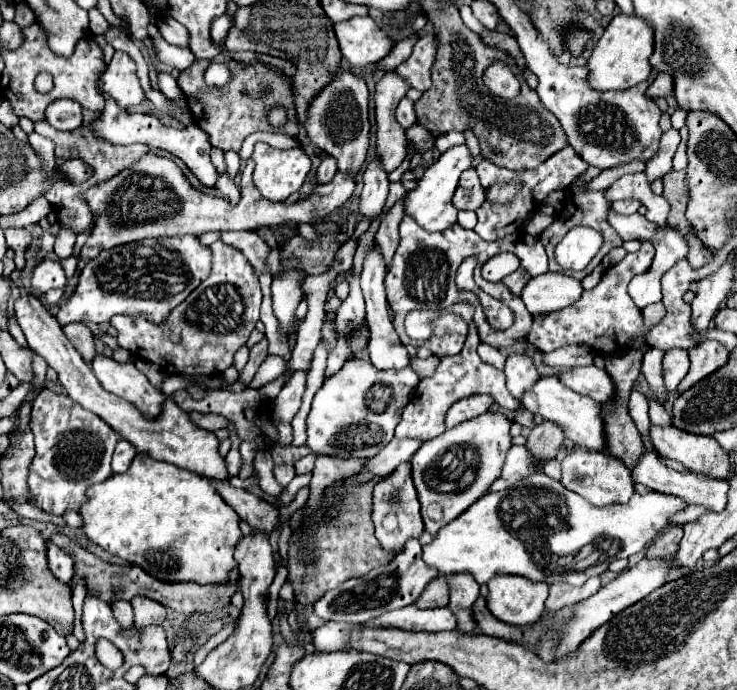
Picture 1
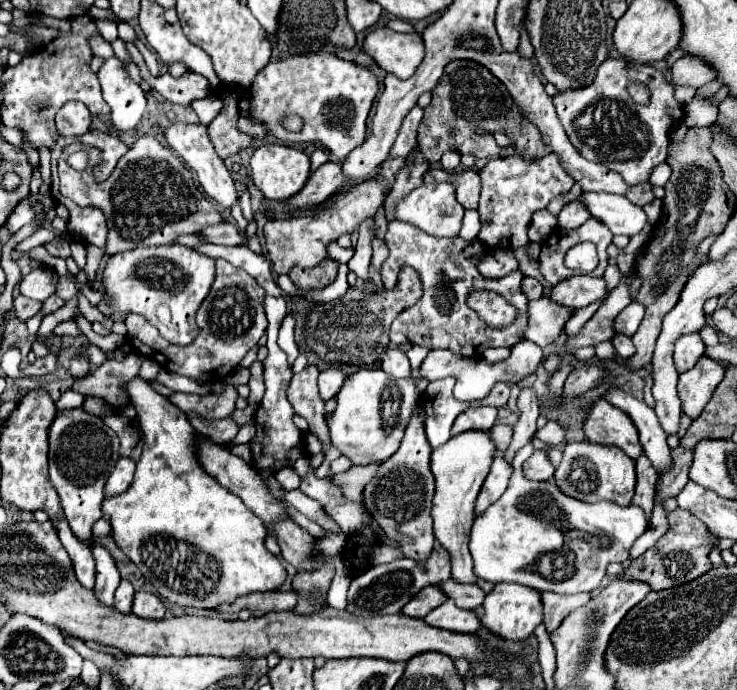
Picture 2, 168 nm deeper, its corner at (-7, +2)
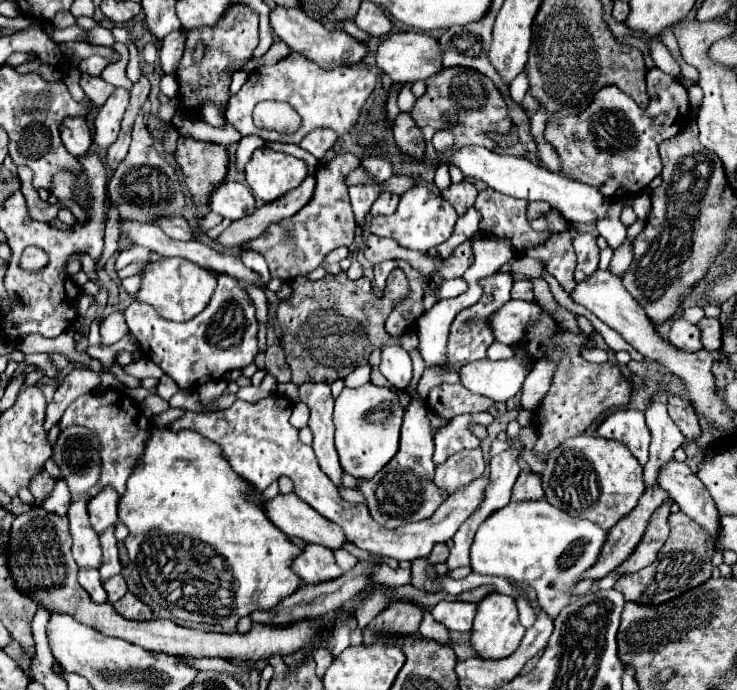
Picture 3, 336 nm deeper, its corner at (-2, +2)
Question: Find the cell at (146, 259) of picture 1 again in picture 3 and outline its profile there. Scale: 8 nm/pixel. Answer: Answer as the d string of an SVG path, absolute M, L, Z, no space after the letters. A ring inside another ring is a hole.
M163 257L159 261L147 263L145 269L139 273L141 287L135 293L135 301L151 305L163 319L169 321L189 321L197 313L201 313L217 285L217 279L211 271L199 267L197 263L183 259L183 257Z

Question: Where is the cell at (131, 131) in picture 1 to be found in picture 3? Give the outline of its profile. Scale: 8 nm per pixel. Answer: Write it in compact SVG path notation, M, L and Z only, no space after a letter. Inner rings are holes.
M223 181L211 193L209 207L211 207L211 211L223 215L225 219L235 221L235 219L241 219L241 217L247 217L253 213L255 197L245 185Z

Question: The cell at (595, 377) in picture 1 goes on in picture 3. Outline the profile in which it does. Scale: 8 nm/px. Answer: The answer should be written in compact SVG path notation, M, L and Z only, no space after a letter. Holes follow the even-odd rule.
M671 459L657 473L657 483L669 497L695 519L713 539L717 537L717 507L697 475L677 459Z

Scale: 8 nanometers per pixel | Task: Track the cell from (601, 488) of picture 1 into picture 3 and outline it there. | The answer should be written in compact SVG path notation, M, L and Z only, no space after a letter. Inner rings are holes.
M593 435L571 437L553 449L541 479L549 503L569 515L591 519L603 529L611 529L623 515L627 515L645 489L643 467L631 451L619 441L607 441Z

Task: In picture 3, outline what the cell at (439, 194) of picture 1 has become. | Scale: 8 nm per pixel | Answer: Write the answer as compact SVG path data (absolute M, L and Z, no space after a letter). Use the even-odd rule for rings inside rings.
M415 185L413 189L405 191L405 195L401 195L399 207L395 213L373 217L369 229L373 231L373 235L395 239L401 247L427 253L429 249L449 239L449 235L453 233L455 221L457 221L457 211L453 211L449 201L445 201L441 195L427 193L427 189L421 185Z

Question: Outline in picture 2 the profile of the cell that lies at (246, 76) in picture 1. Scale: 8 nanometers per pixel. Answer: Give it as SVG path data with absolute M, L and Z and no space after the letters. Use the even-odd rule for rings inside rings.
M222 91L222 95L224 95L224 107L222 107L220 115L216 115L216 119L206 129L208 129L210 141L216 149L216 153L220 155L220 159L226 159L226 157L240 153L242 149L246 149L254 139L236 129L238 97L230 95L226 91Z

